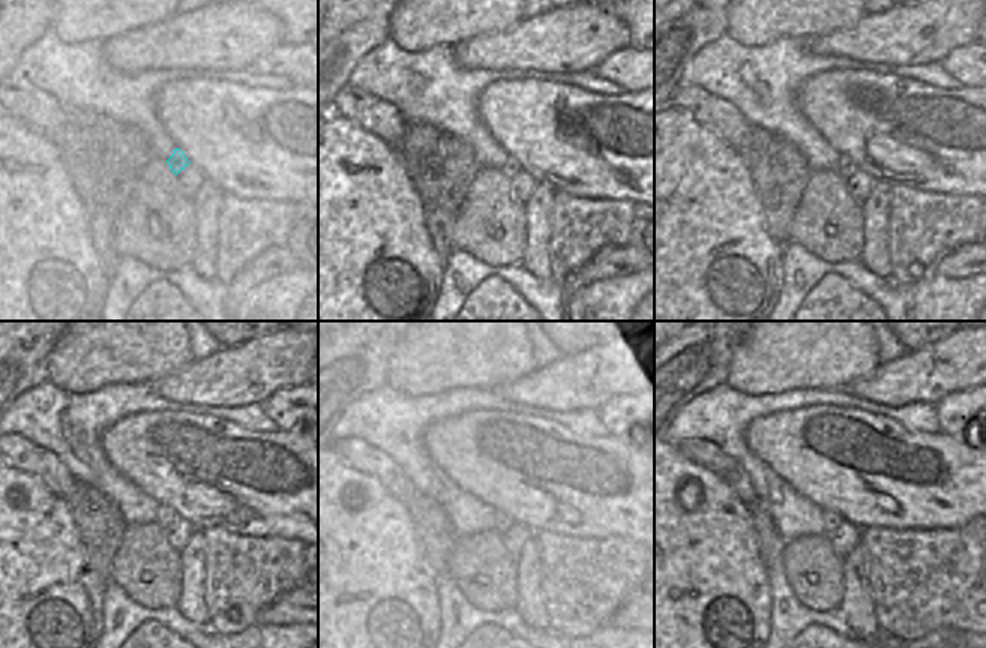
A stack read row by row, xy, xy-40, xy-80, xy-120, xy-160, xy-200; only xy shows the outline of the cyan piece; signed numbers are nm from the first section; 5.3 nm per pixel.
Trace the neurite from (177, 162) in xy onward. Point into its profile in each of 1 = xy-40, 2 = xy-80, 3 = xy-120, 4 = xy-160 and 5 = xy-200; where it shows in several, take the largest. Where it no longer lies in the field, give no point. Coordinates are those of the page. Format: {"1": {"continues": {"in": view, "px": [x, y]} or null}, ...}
{"1": {"continues": {"in": "xy-40", "px": [511, 168]}}, "2": {"continues": {"in": "xy-80", "px": [845, 168]}}, "3": {"continues": {"in": "xy-120", "px": [165, 516]}}, "4": {"continues": {"in": "xy-160", "px": [502, 521]}}, "5": {"continues": {"in": "xy-200", "px": [832, 521]}}}

